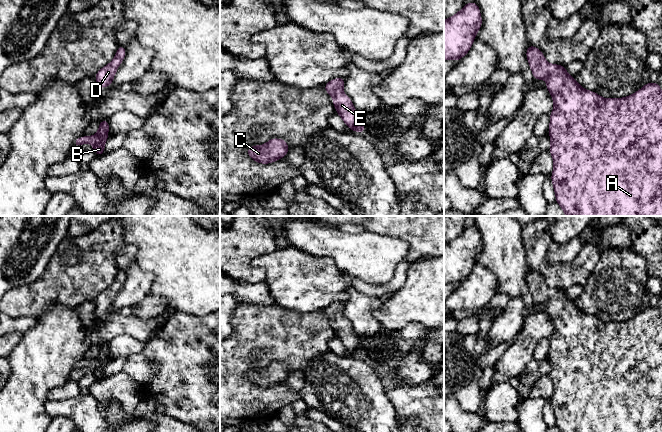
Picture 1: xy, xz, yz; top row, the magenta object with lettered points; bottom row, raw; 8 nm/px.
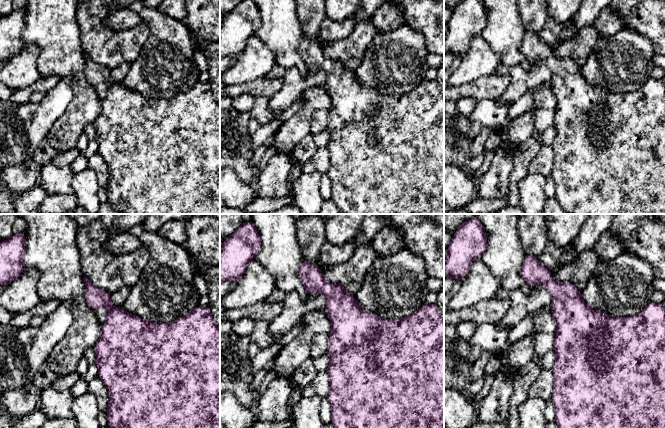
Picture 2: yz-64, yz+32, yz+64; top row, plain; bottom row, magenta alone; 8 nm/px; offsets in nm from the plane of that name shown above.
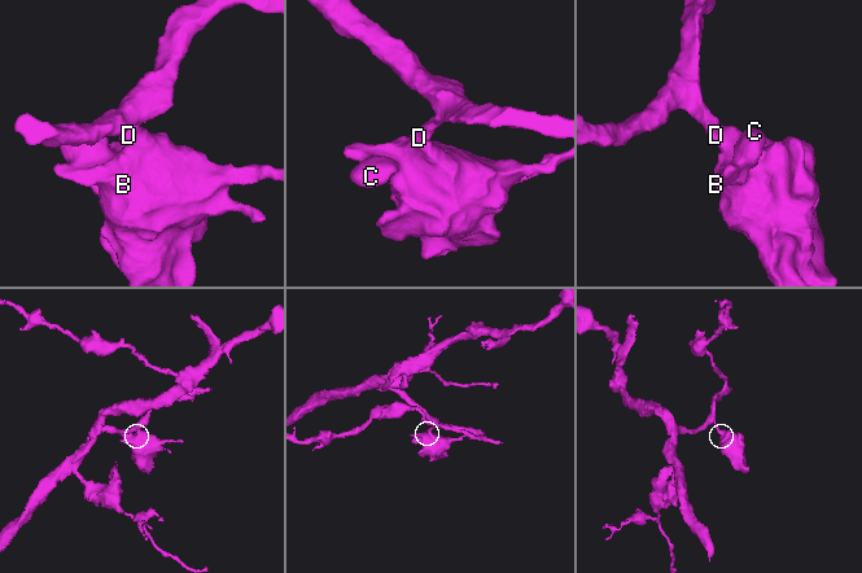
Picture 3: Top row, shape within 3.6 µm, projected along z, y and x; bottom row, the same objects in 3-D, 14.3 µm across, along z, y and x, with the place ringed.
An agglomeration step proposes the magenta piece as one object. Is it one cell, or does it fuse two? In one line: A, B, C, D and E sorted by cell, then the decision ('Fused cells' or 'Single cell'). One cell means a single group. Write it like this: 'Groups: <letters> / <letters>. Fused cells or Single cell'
Groups: A B C D E. Single cell

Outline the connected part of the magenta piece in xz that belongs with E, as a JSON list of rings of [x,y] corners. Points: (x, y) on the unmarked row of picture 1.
[[[345,300],[334,302],[325,308],[324,314],[333,321],[333,329],[337,338],[353,356],[367,356],[362,348],[362,340],[355,334],[349,320],[343,317]]]

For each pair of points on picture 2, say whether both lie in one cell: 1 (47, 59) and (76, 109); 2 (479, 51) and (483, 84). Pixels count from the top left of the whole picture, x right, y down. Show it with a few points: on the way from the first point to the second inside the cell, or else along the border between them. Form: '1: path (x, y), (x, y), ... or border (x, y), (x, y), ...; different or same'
1: path (63, 62), (79, 78), (79, 93); same
2: border (494, 72), (460, 86); different

